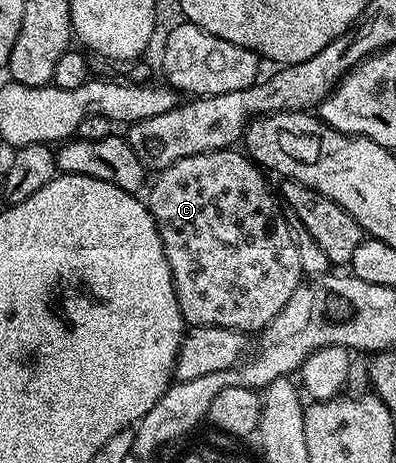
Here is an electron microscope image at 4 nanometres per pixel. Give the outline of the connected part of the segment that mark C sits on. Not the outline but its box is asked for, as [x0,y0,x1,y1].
[147,151,303,333]

